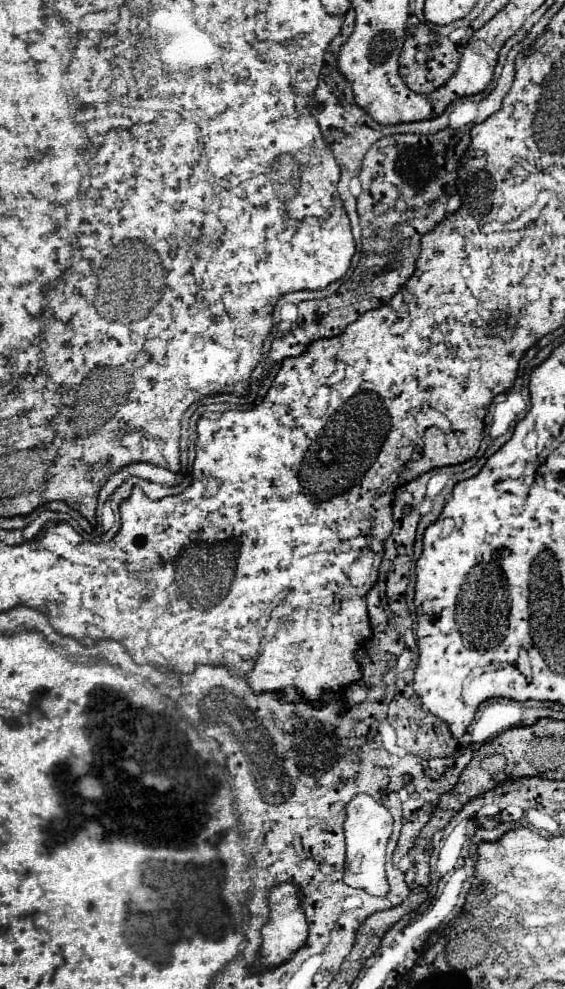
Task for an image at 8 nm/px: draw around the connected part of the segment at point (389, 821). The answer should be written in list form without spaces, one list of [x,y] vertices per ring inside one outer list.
[[[361,793],[347,803],[345,819],[345,841],[347,841],[347,863],[345,883],[357,889],[365,889],[371,895],[385,895],[389,891],[385,877],[385,847],[393,829],[393,815],[379,805],[371,795]]]

